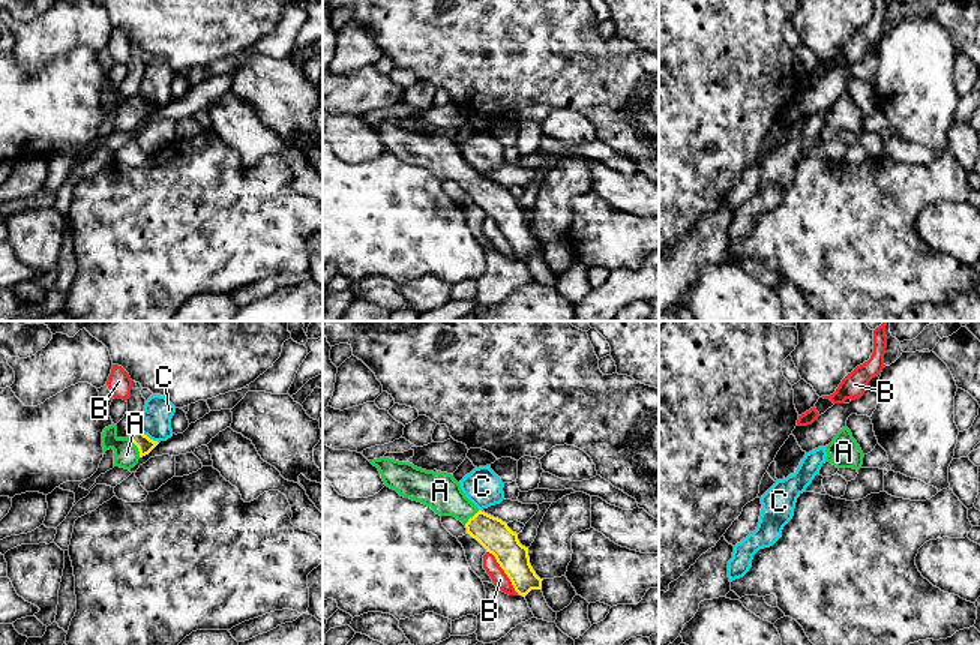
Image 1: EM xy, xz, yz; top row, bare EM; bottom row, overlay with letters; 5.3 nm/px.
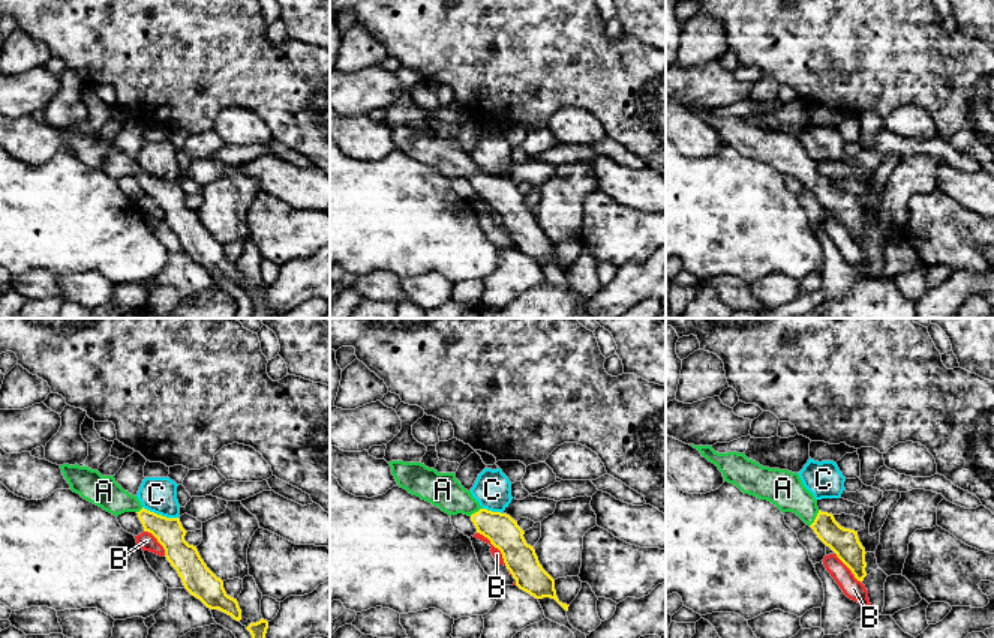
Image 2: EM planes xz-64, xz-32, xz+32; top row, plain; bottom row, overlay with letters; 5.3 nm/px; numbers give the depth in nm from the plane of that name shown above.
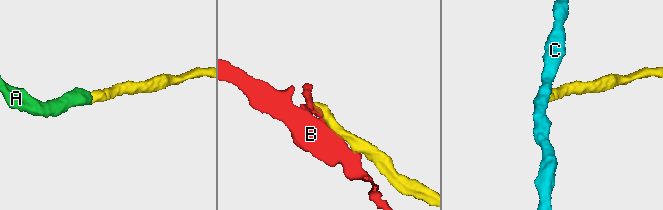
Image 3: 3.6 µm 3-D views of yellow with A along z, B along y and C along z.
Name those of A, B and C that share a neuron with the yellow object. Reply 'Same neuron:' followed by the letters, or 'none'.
Same neuron: A

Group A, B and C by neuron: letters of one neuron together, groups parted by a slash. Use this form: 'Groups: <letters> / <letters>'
Groups: A / B / C

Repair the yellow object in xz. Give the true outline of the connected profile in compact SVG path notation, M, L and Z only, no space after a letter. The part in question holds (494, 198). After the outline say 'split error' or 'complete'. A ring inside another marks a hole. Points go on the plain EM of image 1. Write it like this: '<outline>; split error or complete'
M390 122L369 126L378 132L384 148L401 160L422 166L440 180L461 184L467 196L495 220L519 260L542 254L543 243L533 234L528 212L519 207L518 198L501 183L479 174L452 138L426 135Z; split error

